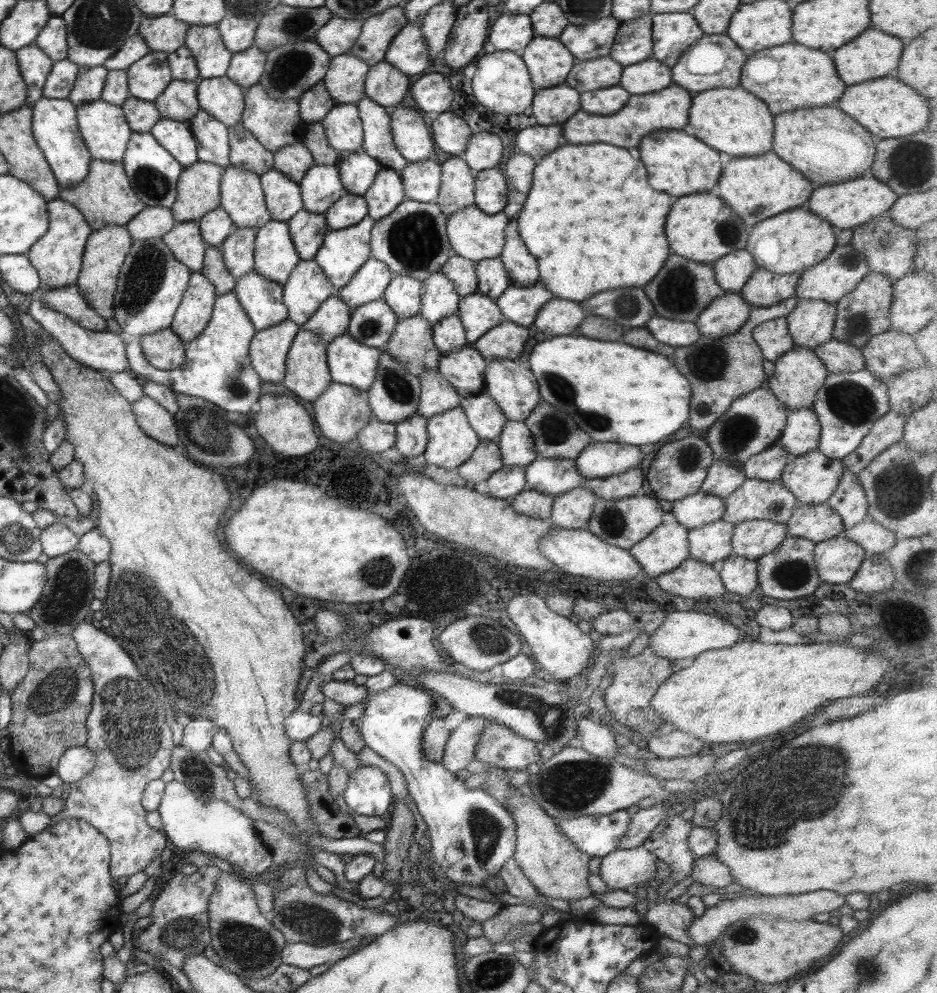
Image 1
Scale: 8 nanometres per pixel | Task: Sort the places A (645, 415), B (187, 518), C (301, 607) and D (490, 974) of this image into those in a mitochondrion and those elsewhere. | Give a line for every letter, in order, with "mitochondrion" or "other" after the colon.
A: other
B: other
C: other
D: mitochondrion

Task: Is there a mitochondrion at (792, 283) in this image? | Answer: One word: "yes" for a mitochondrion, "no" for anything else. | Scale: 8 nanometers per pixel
no

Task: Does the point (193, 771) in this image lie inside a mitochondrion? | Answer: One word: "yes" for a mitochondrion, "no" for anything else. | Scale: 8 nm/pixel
yes

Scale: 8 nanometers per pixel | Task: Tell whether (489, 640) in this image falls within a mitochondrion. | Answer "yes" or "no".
yes

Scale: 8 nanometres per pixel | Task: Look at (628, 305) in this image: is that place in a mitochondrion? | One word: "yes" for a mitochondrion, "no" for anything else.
yes

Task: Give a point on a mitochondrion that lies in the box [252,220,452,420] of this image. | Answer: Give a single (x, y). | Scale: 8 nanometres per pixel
(397, 386)

